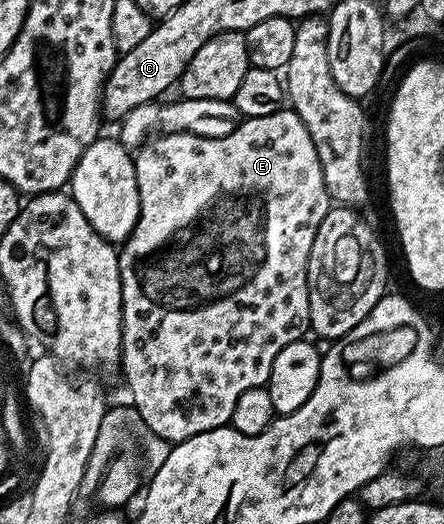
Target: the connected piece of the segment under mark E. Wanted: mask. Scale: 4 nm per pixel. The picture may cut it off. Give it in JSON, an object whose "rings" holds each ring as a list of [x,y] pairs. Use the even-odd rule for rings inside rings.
{"rings":[[[282,109],[267,117],[242,118],[238,128],[227,137],[208,139],[189,132],[158,134],[142,143],[135,155],[137,184],[139,185],[139,217],[135,229],[120,248],[117,260],[121,274],[121,362],[119,371],[125,374],[129,395],[137,406],[136,414],[146,423],[148,430],[170,444],[182,443],[199,433],[207,433],[216,427],[224,427],[233,418],[235,401],[239,401],[247,389],[264,387],[271,377],[271,365],[275,357],[287,345],[305,339],[309,325],[309,286],[307,265],[311,257],[311,245],[323,217],[327,217],[331,200],[323,181],[323,169],[319,165],[319,153],[315,153],[315,141],[307,133],[307,125],[292,109]]]}

